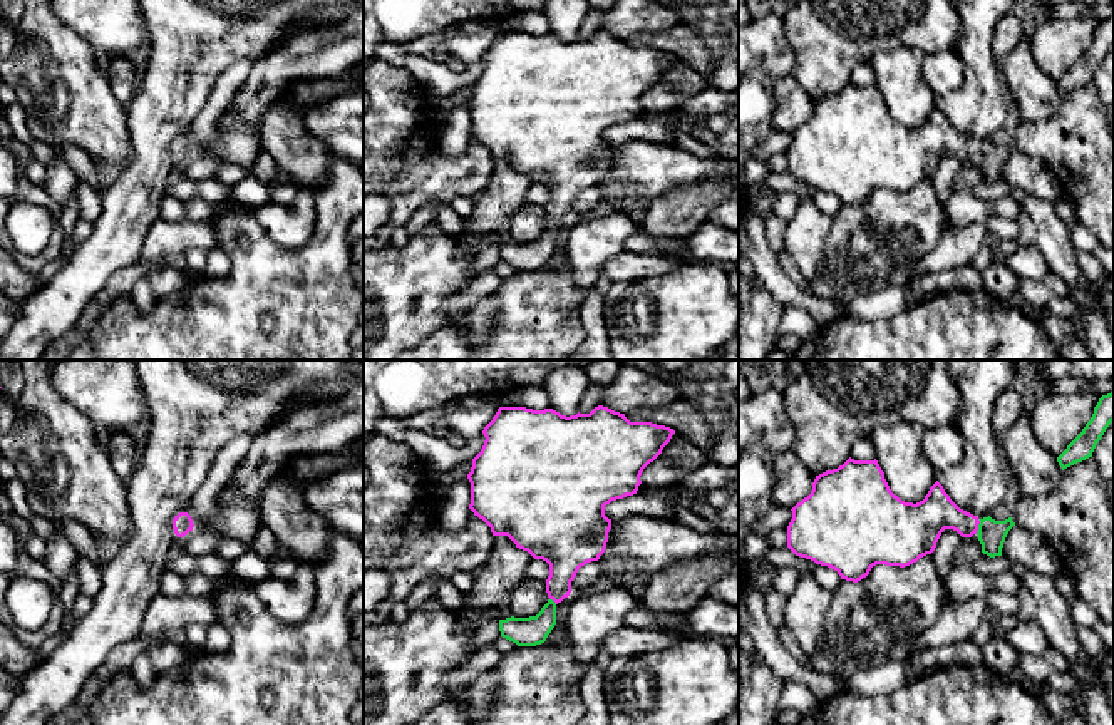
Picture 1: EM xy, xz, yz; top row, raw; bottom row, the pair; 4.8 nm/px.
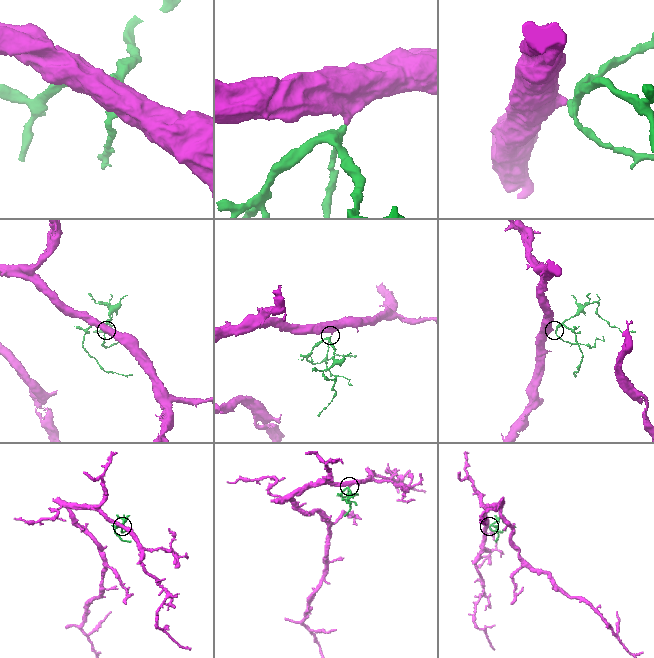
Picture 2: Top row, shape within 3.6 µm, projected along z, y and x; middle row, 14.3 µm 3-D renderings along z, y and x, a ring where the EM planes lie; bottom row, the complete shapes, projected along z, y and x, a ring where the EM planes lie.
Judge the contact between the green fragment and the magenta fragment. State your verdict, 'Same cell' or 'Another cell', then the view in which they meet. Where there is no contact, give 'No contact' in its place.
Same cell. Touches green in yz

